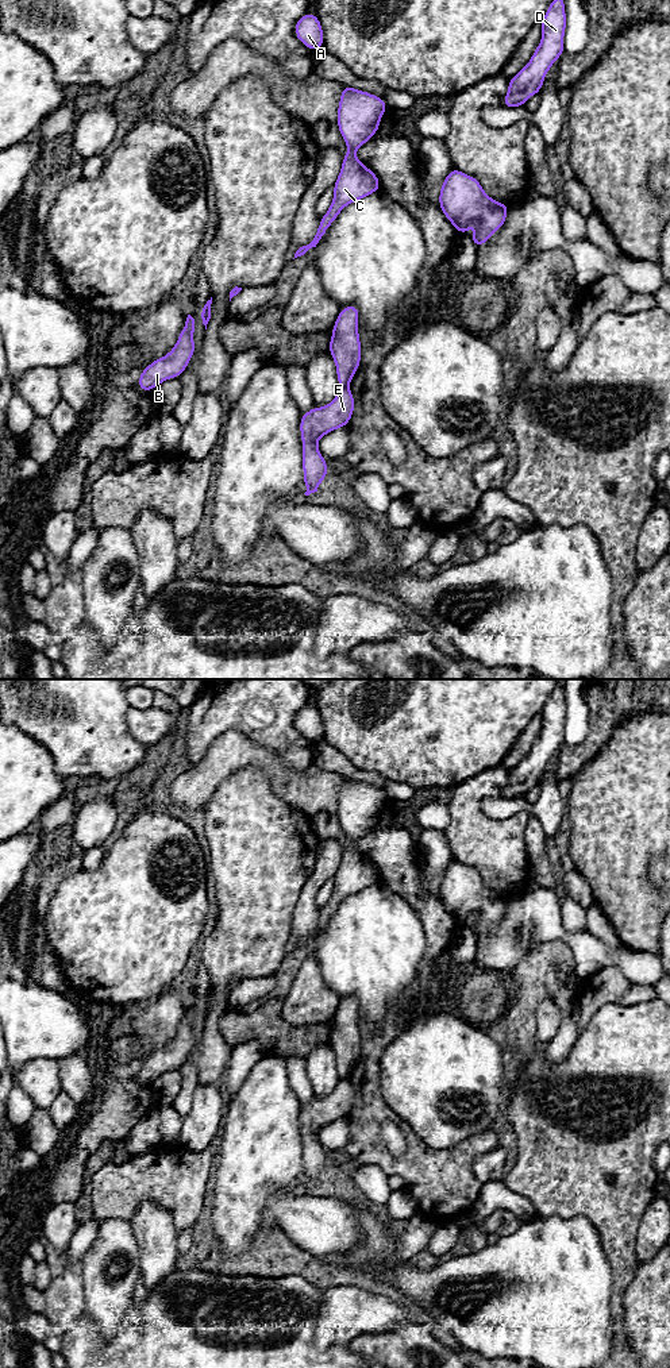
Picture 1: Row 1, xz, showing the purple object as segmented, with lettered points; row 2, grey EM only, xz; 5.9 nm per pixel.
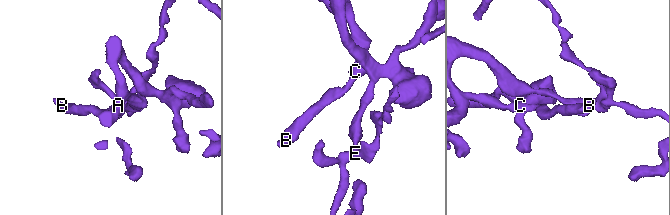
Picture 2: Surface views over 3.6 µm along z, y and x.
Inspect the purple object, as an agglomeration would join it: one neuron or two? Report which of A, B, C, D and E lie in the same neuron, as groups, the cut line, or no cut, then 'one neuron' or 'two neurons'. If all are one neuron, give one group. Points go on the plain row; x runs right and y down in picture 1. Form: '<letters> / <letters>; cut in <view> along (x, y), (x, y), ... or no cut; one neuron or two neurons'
A B C D / E; cut in xz along (347, 1076), (341, 1079); two neurons

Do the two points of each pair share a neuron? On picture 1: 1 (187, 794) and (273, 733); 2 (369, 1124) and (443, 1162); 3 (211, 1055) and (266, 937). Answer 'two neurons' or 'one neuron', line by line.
1: two neurons
2: one neuron
3: one neuron

